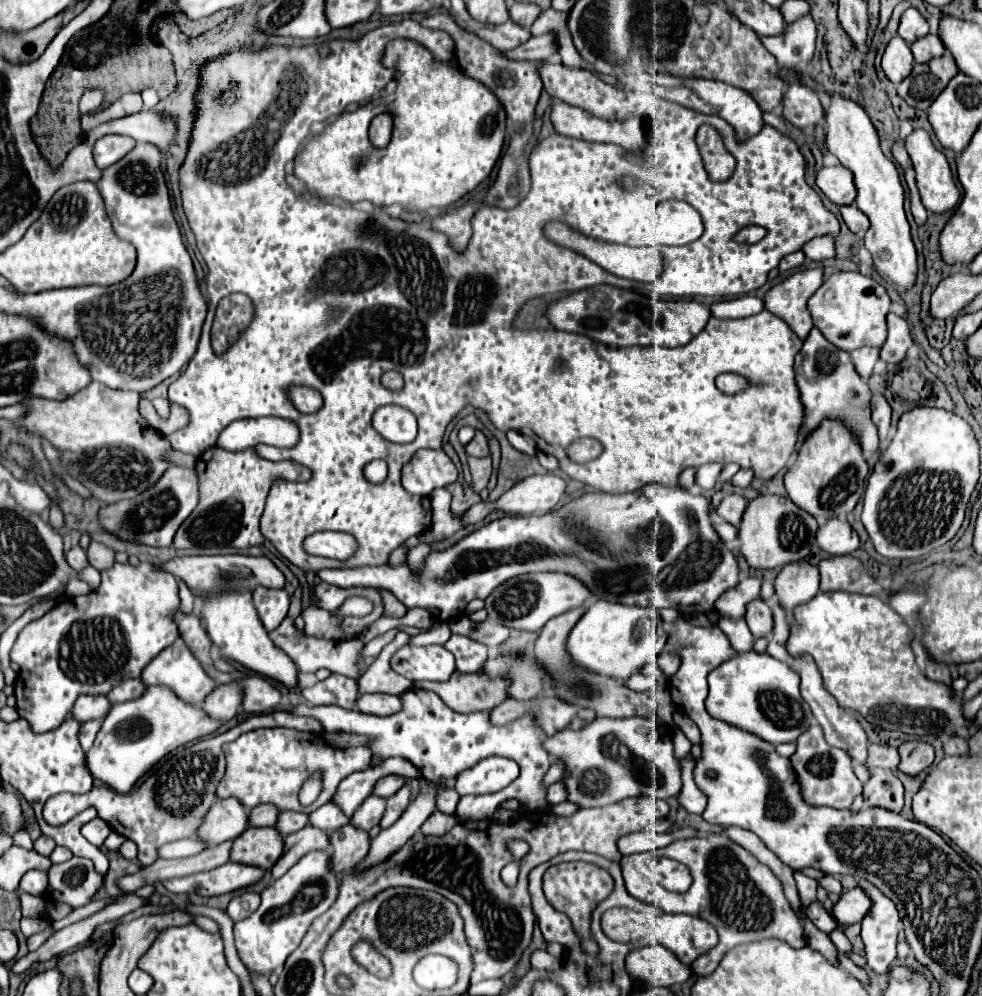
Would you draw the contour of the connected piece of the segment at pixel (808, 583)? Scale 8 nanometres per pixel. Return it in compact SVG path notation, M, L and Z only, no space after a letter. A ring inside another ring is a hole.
M807 561L791 563L783 567L775 579L775 595L779 605L785 609L787 623L793 625L793 607L807 603L819 593L819 571Z

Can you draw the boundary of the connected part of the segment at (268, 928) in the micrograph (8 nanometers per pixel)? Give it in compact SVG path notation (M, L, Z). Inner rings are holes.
M309 851L303 855L281 879L273 881L261 893L259 909L233 927L235 947L241 963L249 971L249 979L255 975L269 977L275 969L283 967L285 959L299 947L311 923L323 915L337 899L339 879L331 869L329 851Z

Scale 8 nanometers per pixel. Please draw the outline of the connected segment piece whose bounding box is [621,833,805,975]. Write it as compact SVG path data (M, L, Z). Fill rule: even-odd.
M709 833L705 837L681 839L663 849L651 853L637 853L621 859L623 879L629 895L643 903L651 903L665 913L687 913L699 915L701 919L709 921L717 933L719 943L709 953L701 955L693 961L691 969L697 975L711 975L723 955L743 943L753 943L761 939L779 939L791 945L793 949L801 949L805 945L803 925L797 915L791 911L779 879L773 875L769 867L763 867L749 851L727 839L723 833ZM653 857L669 857L689 867L693 875L693 885L685 893L669 893L659 883L643 879L639 873L639 865L653 859Z

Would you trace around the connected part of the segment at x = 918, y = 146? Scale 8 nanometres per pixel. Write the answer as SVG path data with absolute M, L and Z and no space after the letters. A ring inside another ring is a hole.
M915 129L905 139L905 149L907 149L907 153L913 161L913 169L915 169L915 175L917 175L917 187L919 187L921 201L923 201L925 209L931 211L931 213L945 213L945 211L953 209L959 201L959 189L955 187L955 181L951 177L951 169L949 169L945 155L939 149L935 149L929 133L923 131L923 129Z

